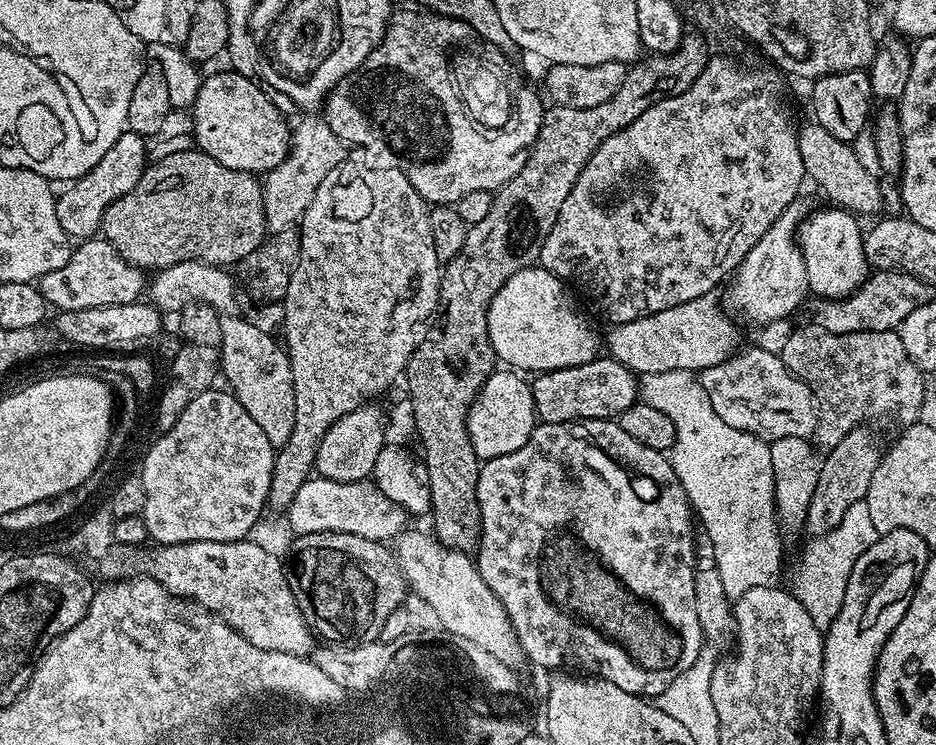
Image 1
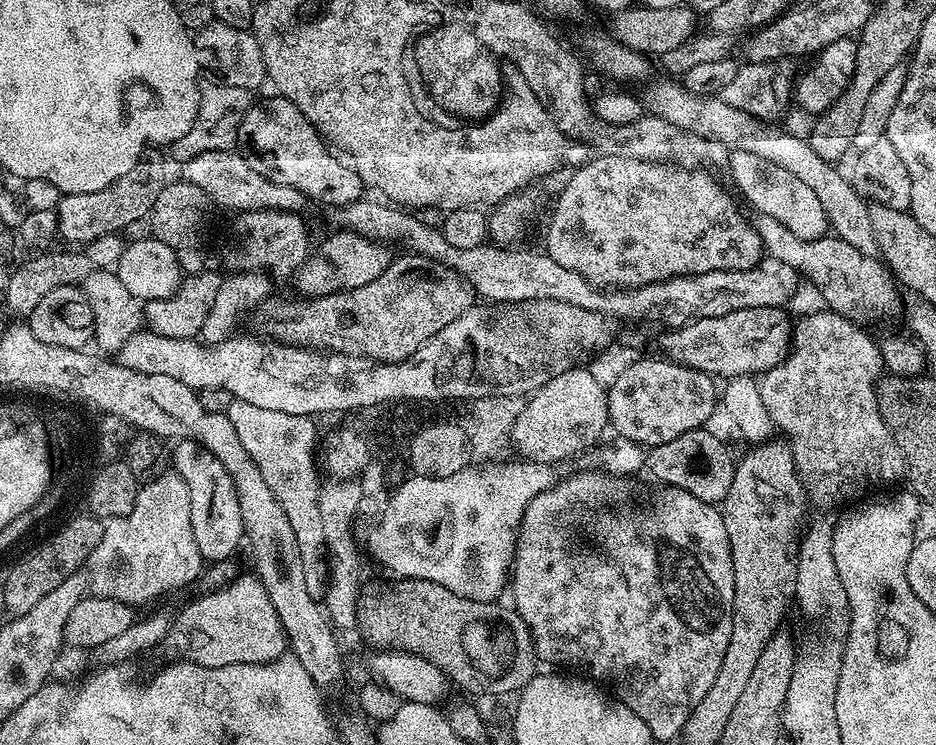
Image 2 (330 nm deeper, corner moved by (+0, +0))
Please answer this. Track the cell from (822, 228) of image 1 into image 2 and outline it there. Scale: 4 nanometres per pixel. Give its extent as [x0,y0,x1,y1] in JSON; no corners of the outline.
[728,148,829,240]

